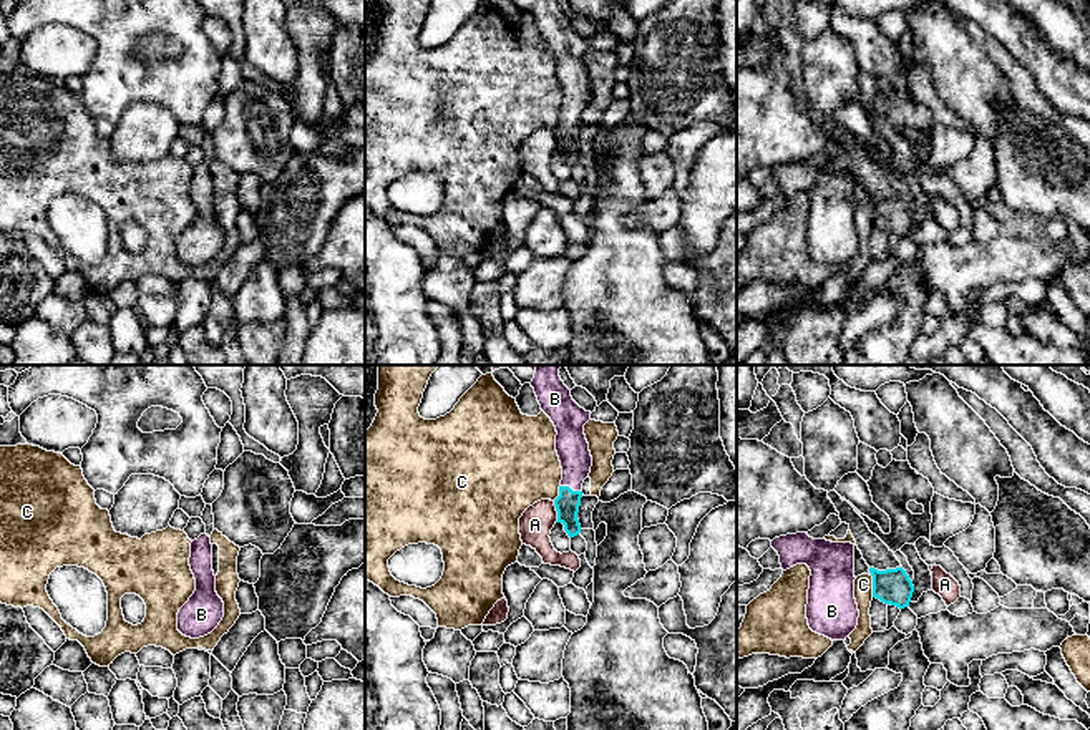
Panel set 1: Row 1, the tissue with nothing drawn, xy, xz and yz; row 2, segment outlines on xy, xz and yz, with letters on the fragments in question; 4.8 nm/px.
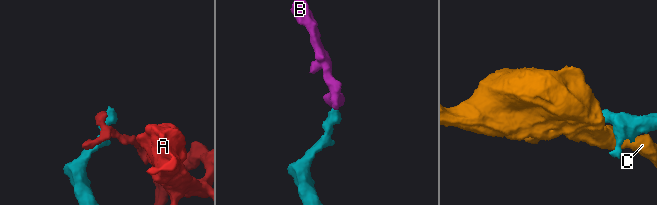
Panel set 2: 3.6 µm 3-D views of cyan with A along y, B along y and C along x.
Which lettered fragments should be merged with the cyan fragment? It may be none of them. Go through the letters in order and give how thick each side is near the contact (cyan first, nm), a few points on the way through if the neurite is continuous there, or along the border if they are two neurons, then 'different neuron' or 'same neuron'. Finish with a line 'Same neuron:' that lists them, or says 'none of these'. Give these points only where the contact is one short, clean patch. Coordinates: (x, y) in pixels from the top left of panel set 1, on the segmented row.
A: 120 nm thick on the cyan side, 160 nm on the other; border along xz (553, 501), (556, 521); different neuron
B: 120 nm thick on the cyan side, 160 nm on the other; runs through xz (568, 503), (571, 490), (571, 445); same neuron
C: 180 nm thick on the cyan side, 100 nm on the other; different neuron
Same neuron: B

